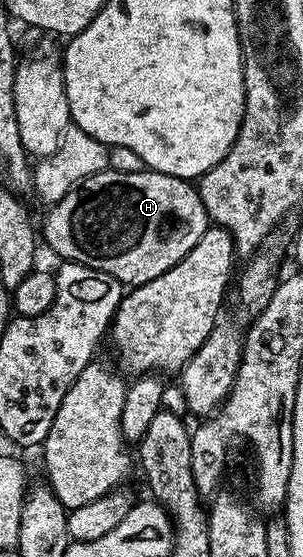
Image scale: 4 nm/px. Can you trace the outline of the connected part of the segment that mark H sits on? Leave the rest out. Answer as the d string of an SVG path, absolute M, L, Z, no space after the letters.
M105 170L86 178L77 188L71 188L56 204L47 209L48 217L42 224L42 240L52 252L57 252L61 261L90 266L118 278L125 286L135 286L166 274L170 266L182 262L198 238L210 227L206 210L202 206L197 185L170 174L145 170L138 173L120 173Z

